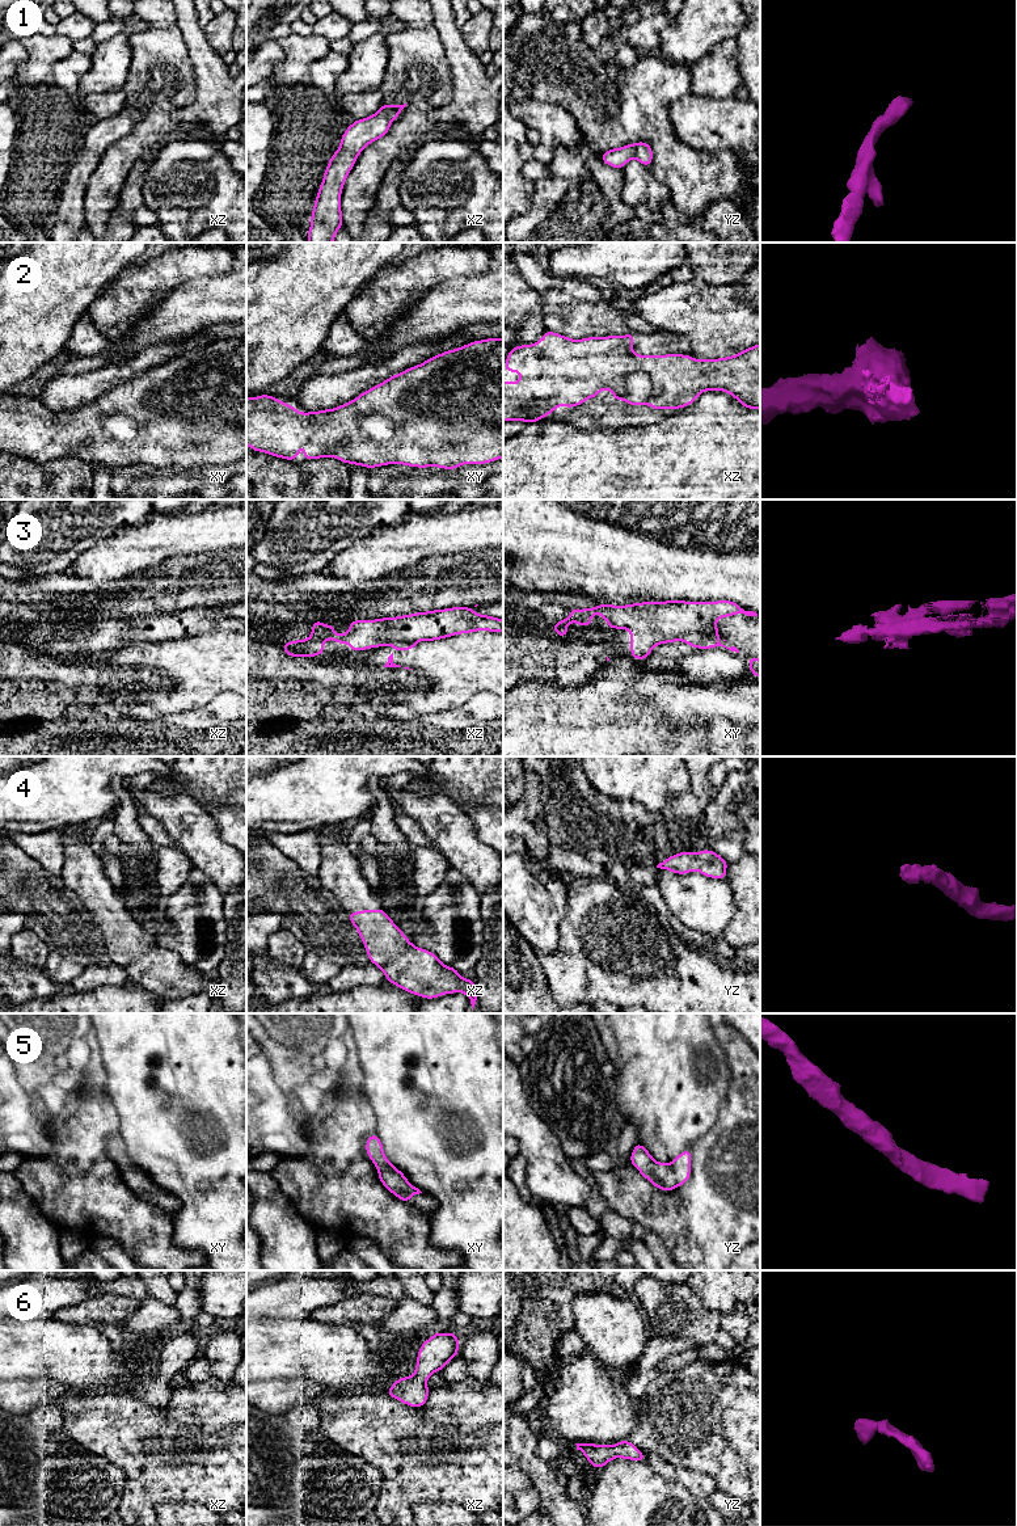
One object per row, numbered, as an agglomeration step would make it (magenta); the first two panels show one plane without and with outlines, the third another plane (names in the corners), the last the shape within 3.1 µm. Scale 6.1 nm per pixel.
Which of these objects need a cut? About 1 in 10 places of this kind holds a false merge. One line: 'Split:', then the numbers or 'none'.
Split: none

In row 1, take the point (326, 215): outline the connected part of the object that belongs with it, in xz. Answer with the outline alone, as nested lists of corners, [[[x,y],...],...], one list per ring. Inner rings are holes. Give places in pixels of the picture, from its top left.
[[[381,102],[377,113],[355,119],[345,130],[339,148],[328,161],[315,198],[311,228],[307,231],[308,243],[333,243],[338,229],[343,225],[341,194],[349,173],[364,147],[388,134],[392,122],[400,117],[406,104],[389,106]]]

